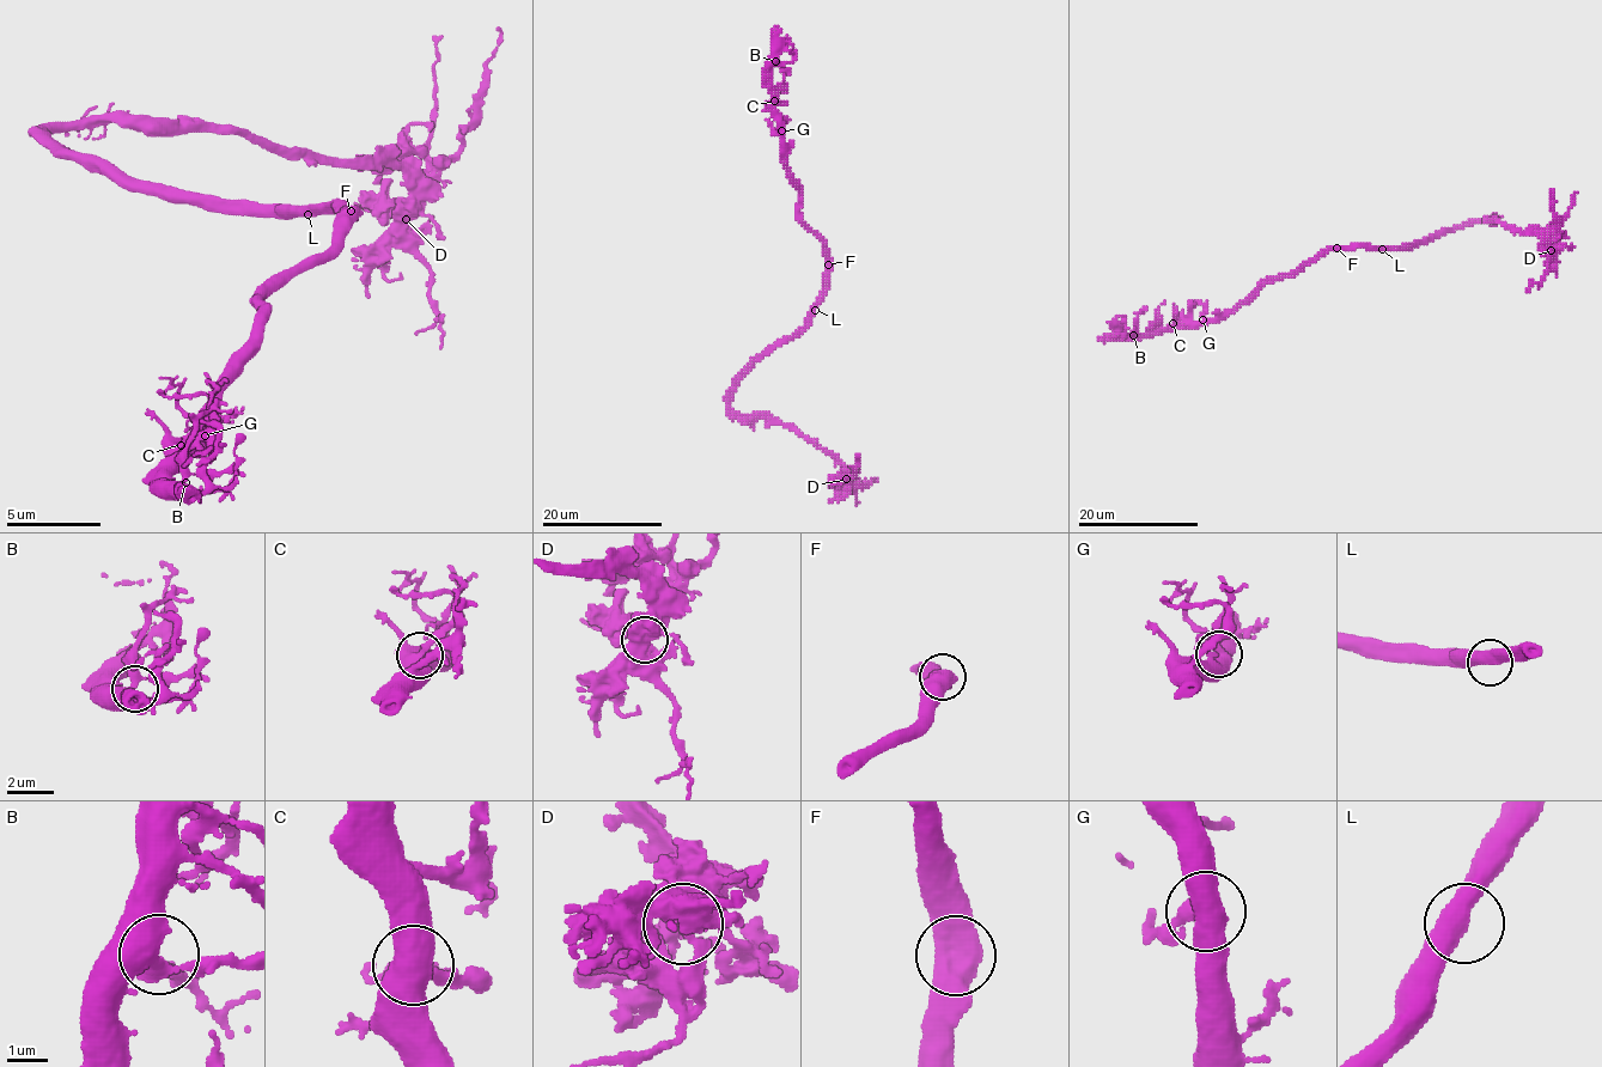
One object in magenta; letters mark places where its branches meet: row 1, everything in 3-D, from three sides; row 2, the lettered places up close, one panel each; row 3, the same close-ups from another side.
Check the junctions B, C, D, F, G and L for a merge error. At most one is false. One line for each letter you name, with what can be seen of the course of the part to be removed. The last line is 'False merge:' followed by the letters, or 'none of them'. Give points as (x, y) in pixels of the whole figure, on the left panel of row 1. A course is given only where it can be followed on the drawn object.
False merge: none of them

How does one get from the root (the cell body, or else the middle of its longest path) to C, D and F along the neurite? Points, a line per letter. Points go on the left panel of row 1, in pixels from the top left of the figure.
C: (298, 206), (335, 206), (340, 233), (261, 299), (261, 336), (218, 384), (218, 421), (195, 445), (181, 445)
D: (298, 206), (162, 201), (44, 130), (200, 121), (322, 158), (387, 158), (406, 219)
F: (298, 206), (335, 206), (349, 209)

